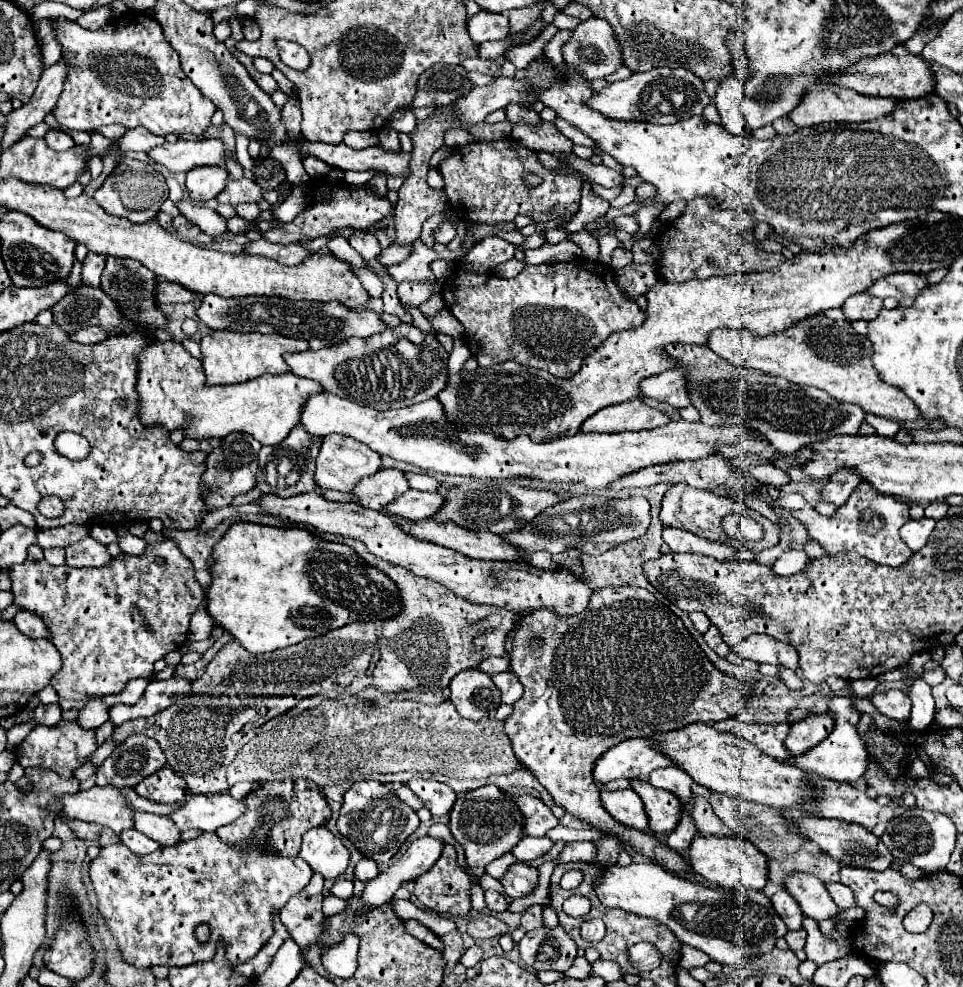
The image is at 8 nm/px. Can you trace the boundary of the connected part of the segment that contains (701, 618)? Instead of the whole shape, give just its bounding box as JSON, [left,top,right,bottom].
[689,612,711,634]

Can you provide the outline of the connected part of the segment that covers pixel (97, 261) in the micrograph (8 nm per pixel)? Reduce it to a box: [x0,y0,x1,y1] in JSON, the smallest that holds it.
[83,252,105,286]

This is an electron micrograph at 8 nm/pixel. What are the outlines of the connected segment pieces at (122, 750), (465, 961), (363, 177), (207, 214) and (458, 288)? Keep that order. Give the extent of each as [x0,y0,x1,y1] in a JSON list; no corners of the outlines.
[[97,732,167,788],[461,944,483,968],[343,170,373,184],[179,202,227,238],[443,258,647,378]]

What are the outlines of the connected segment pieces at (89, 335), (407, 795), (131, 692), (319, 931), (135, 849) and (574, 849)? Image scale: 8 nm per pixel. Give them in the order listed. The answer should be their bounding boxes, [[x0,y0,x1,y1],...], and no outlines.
[[68,326,109,344],[395,784,423,810],[101,678,149,706],[279,874,325,956],[119,828,159,856],[557,842,597,862]]

